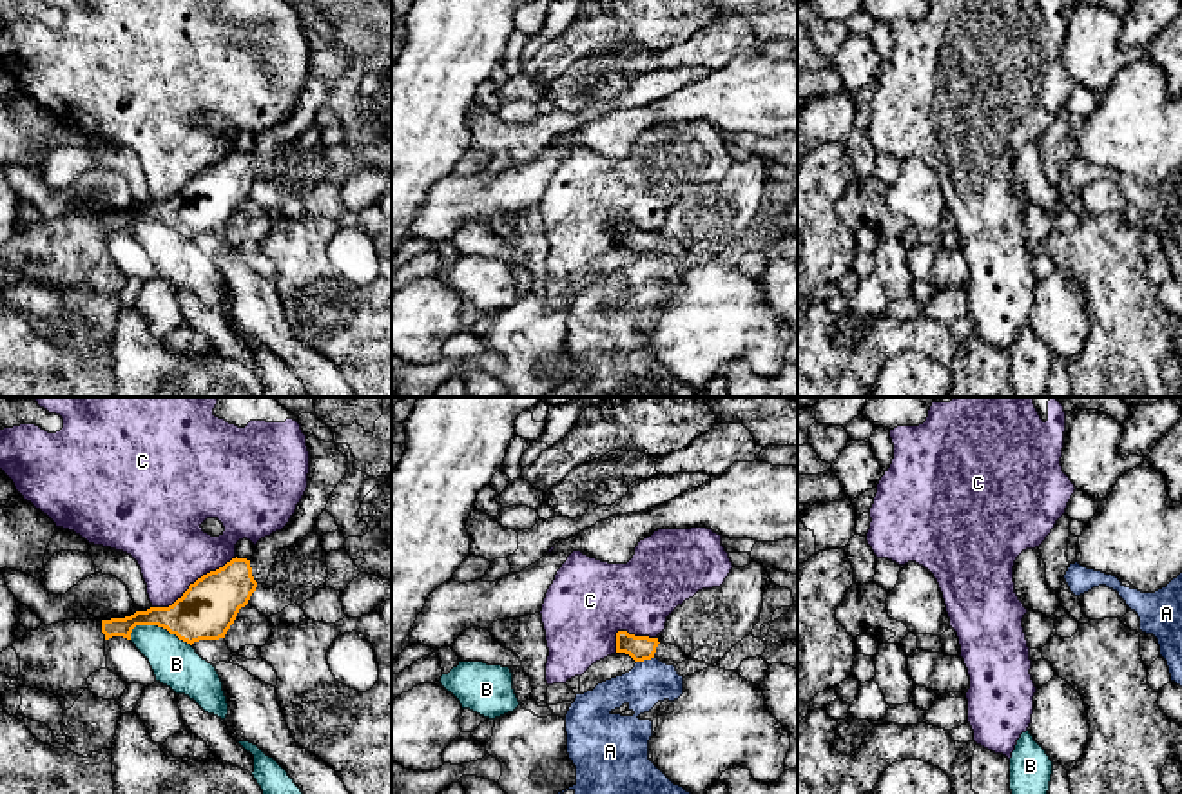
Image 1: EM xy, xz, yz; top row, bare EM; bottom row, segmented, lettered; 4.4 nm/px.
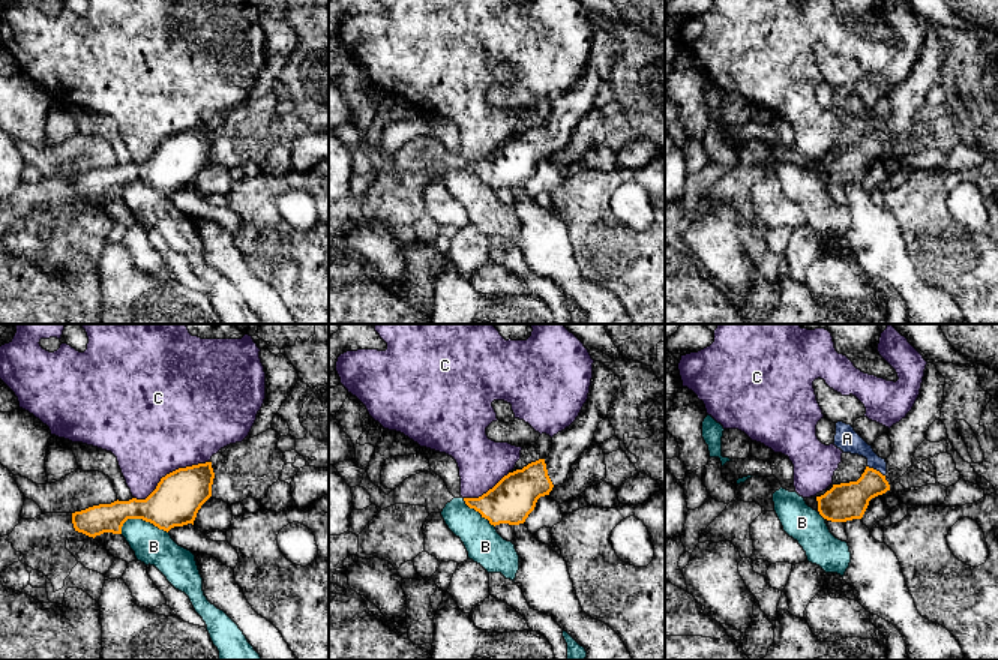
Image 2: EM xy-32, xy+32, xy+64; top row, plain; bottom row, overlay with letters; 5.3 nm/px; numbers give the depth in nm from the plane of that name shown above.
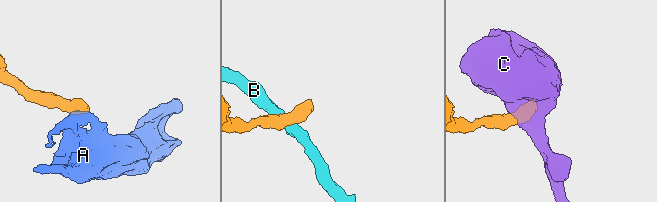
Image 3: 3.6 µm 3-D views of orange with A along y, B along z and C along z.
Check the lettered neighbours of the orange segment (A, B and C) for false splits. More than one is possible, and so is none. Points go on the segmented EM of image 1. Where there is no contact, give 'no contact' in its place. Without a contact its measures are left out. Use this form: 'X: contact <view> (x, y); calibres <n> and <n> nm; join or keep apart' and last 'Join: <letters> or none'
A: contact xz (644, 658); calibres 110 and 190 nm; keep apart
B: contact xy (160, 626); calibres 260 and 200 nm; keep apart
C: contact xy (191, 584); calibres 260 and 340 nm; keep apart
Join: none

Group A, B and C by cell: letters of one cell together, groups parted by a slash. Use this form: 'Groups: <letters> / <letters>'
Groups: A / B / C

